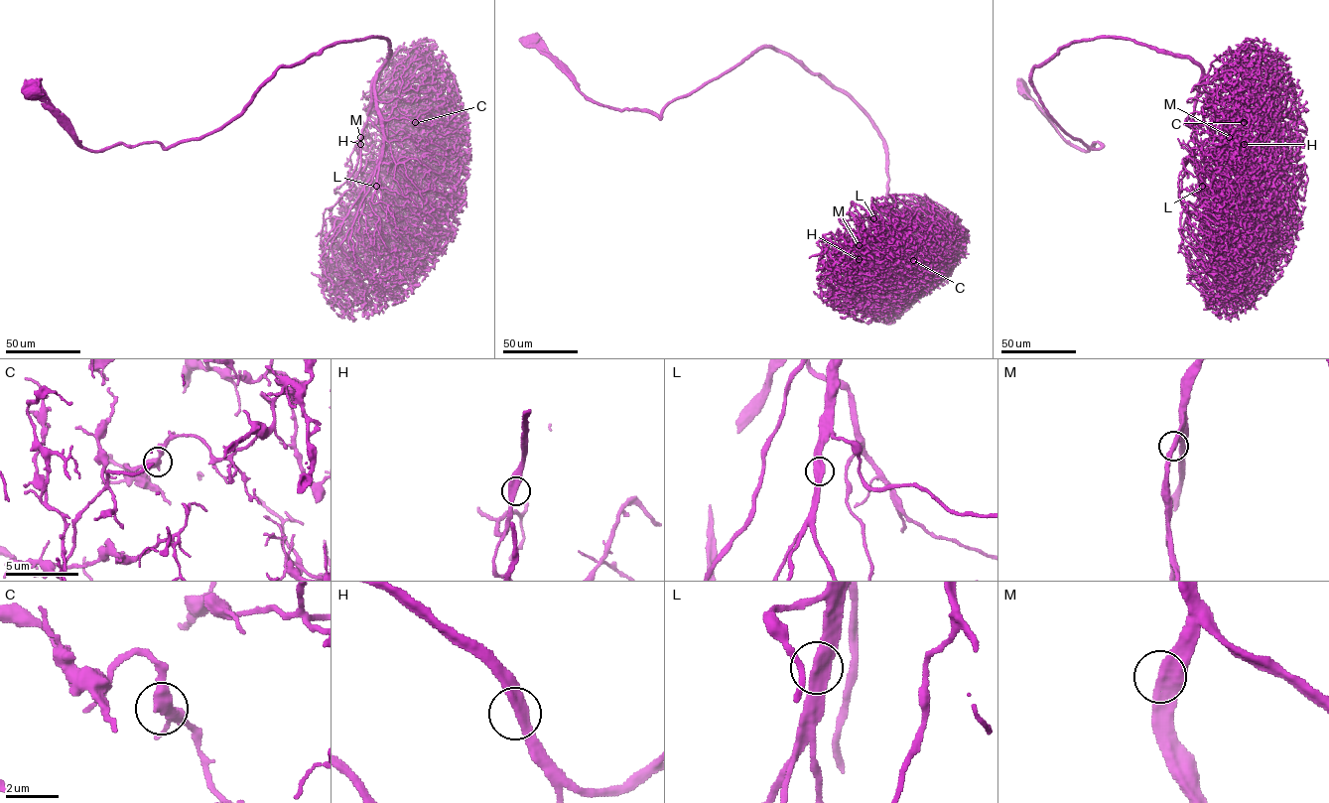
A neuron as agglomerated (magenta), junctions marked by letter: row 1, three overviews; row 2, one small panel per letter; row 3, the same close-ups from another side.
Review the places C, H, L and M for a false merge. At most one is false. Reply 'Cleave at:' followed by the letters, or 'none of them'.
Cleave at: none of them

